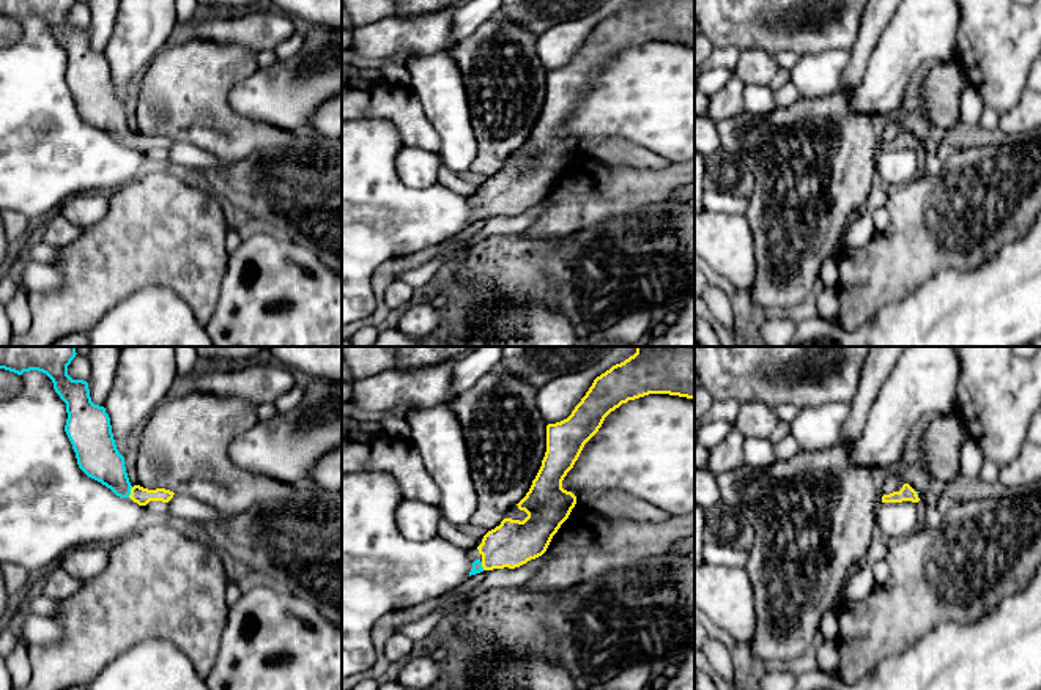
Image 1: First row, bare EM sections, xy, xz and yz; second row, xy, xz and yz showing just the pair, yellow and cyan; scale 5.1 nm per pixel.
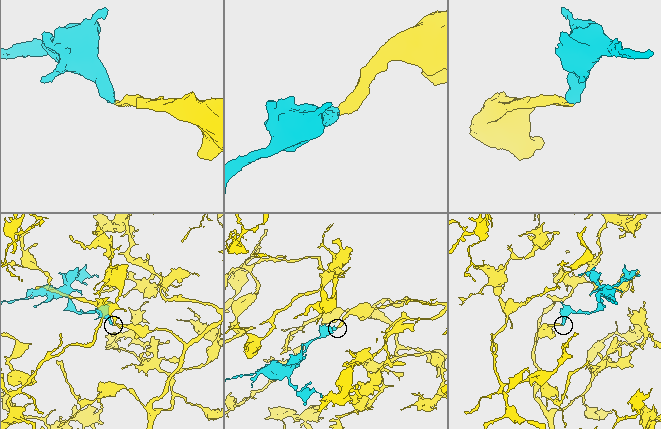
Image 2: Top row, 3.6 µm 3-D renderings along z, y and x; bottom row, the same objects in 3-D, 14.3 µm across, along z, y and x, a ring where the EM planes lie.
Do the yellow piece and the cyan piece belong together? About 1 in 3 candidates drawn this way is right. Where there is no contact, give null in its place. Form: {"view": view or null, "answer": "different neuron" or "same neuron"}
{"view": "xy", "answer": "same neuron"}

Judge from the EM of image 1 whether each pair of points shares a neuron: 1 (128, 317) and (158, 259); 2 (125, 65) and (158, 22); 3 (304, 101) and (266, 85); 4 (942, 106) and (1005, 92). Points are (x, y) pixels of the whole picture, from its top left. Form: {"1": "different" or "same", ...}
{"1": "different", "2": "same", "3": "same", "4": "different"}

